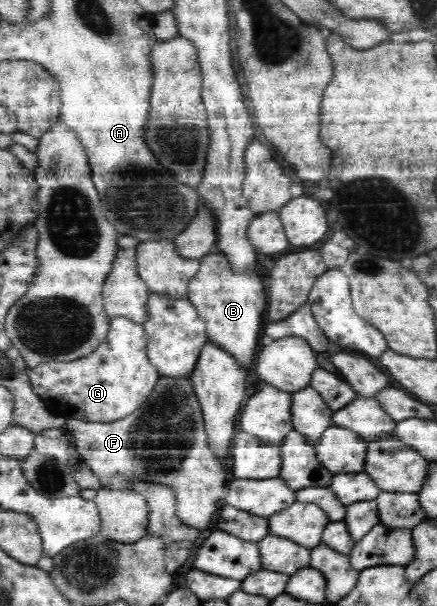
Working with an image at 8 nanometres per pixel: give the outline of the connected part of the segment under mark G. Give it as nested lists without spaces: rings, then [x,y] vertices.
[[[118,316],[110,319],[106,340],[90,356],[73,361],[54,361],[27,368],[26,375],[36,395],[53,416],[72,417],[90,422],[111,423],[136,412],[149,398],[160,378],[158,370],[148,359],[146,331],[142,324],[136,324]]]

